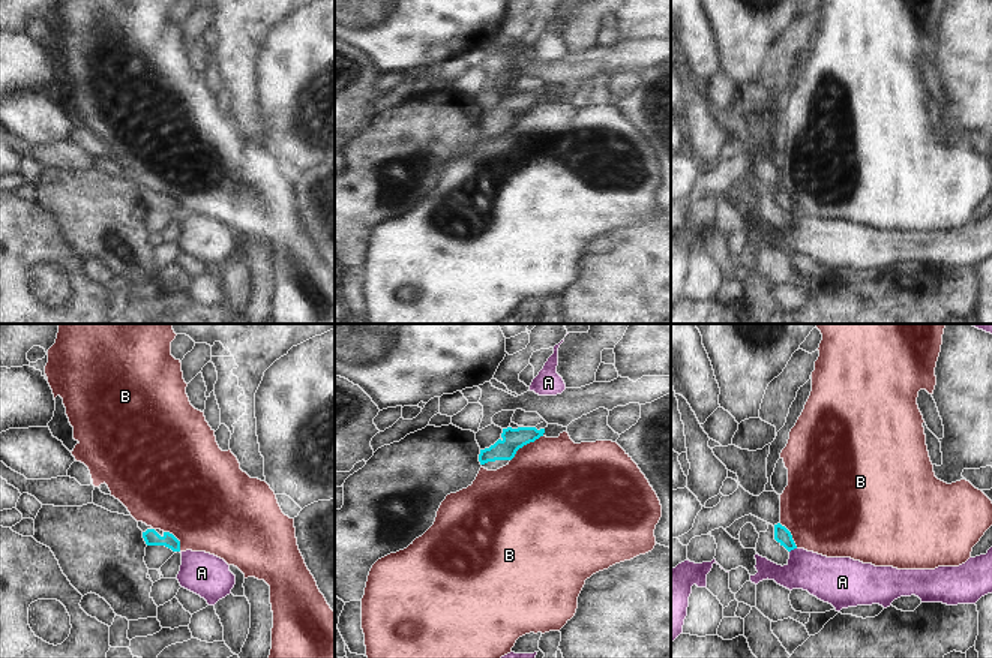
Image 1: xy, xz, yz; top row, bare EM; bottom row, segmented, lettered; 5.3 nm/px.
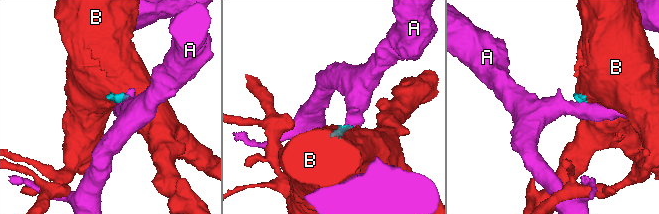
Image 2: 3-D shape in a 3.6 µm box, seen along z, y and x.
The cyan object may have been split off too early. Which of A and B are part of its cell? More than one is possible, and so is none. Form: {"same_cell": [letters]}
{"same_cell": []}

